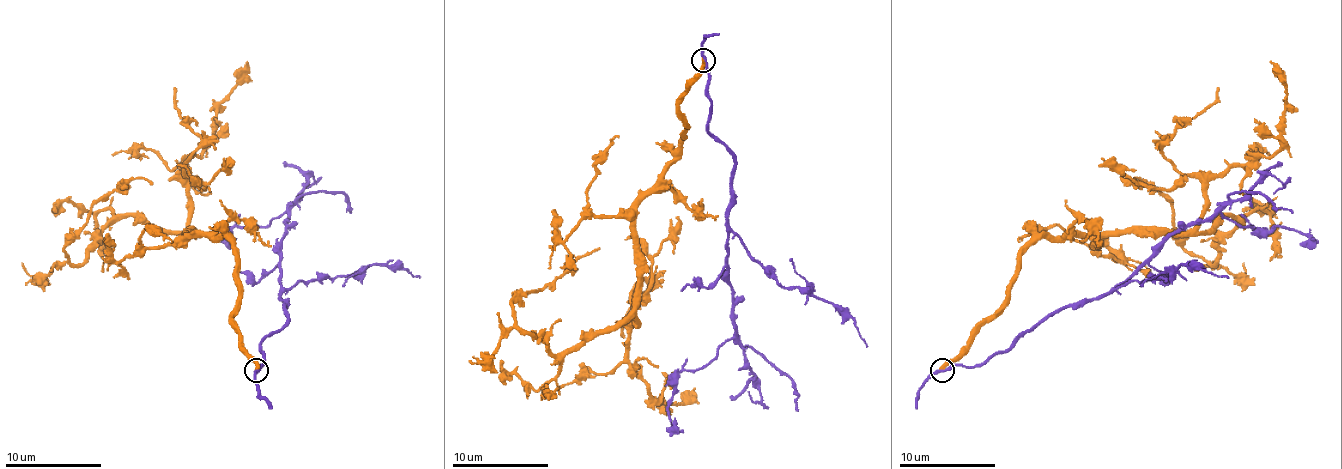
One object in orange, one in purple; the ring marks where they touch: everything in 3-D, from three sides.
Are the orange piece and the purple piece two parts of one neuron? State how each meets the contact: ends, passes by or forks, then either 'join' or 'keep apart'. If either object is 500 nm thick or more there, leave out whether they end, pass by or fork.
orange ends; purple passes by; keep apart

